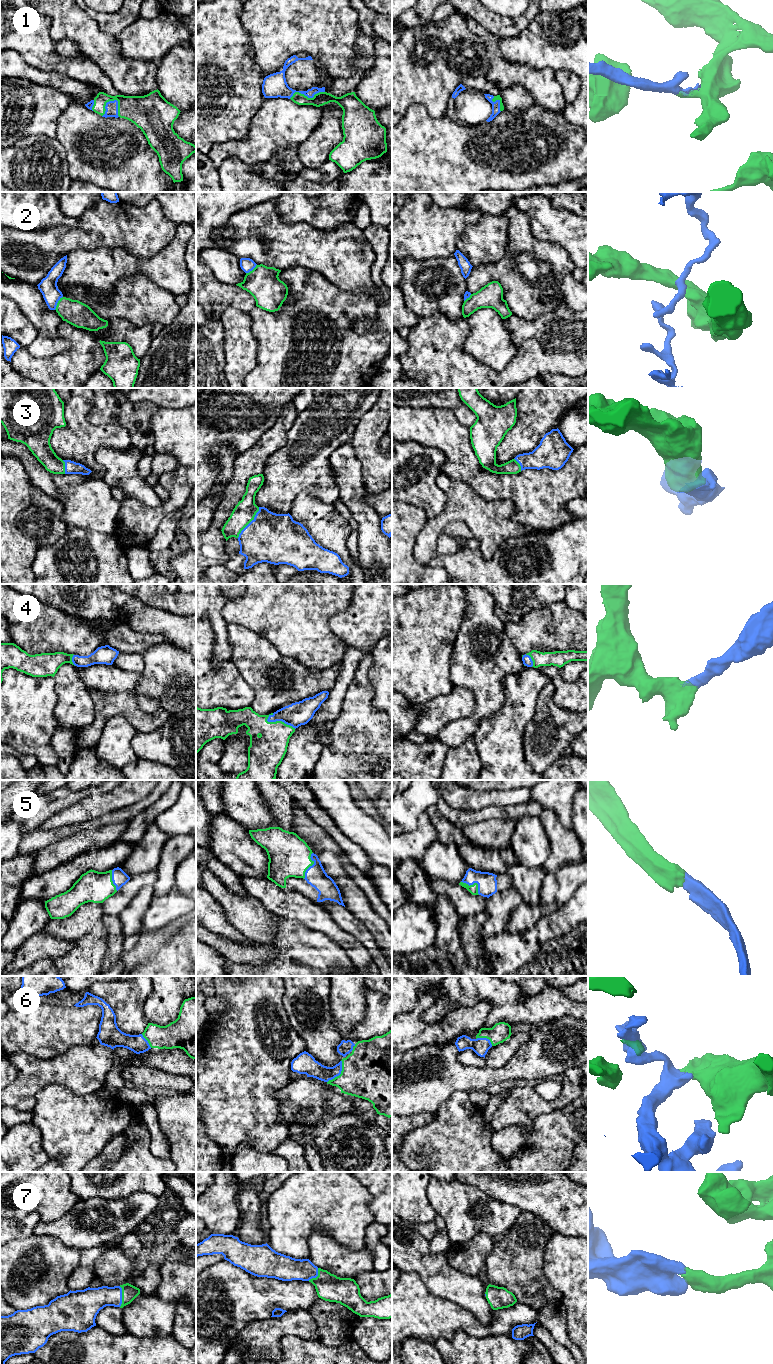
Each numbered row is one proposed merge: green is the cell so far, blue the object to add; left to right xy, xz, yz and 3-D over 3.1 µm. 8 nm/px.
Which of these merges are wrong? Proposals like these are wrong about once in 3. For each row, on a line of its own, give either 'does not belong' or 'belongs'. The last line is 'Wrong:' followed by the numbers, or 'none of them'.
1: belongs
2: does not belong
3: belongs
4: belongs
5: belongs
6: belongs
7: belongs
Wrong: 2

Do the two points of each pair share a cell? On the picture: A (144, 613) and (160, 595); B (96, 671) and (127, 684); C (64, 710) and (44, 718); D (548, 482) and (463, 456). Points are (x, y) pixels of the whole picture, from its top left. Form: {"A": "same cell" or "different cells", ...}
{"A": "different cells", "B": "same cell", "C": "different cells", "D": "same cell"}

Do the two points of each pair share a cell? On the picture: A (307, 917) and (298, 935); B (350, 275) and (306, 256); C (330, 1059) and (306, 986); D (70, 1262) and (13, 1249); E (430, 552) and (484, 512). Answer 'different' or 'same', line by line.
A: different
B: same
C: same
D: same
E: same

